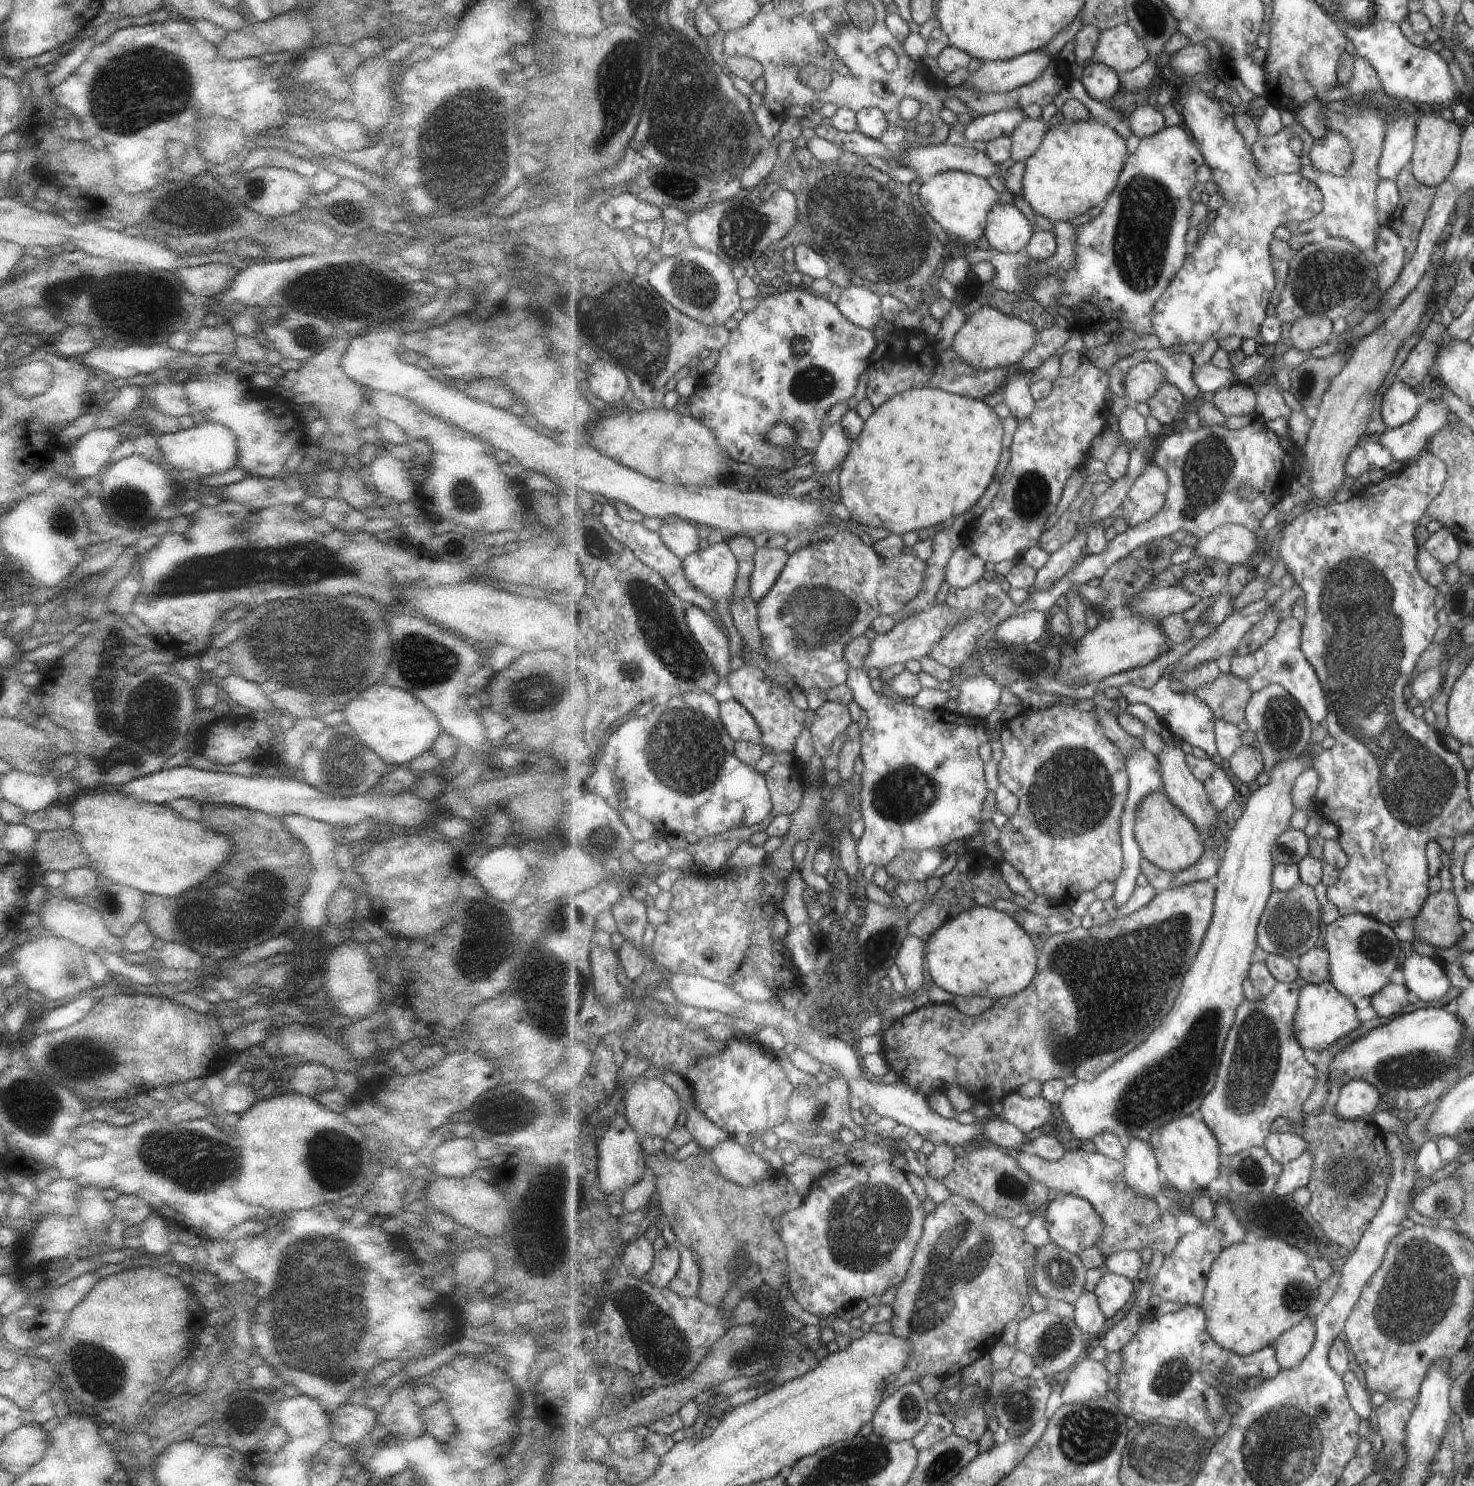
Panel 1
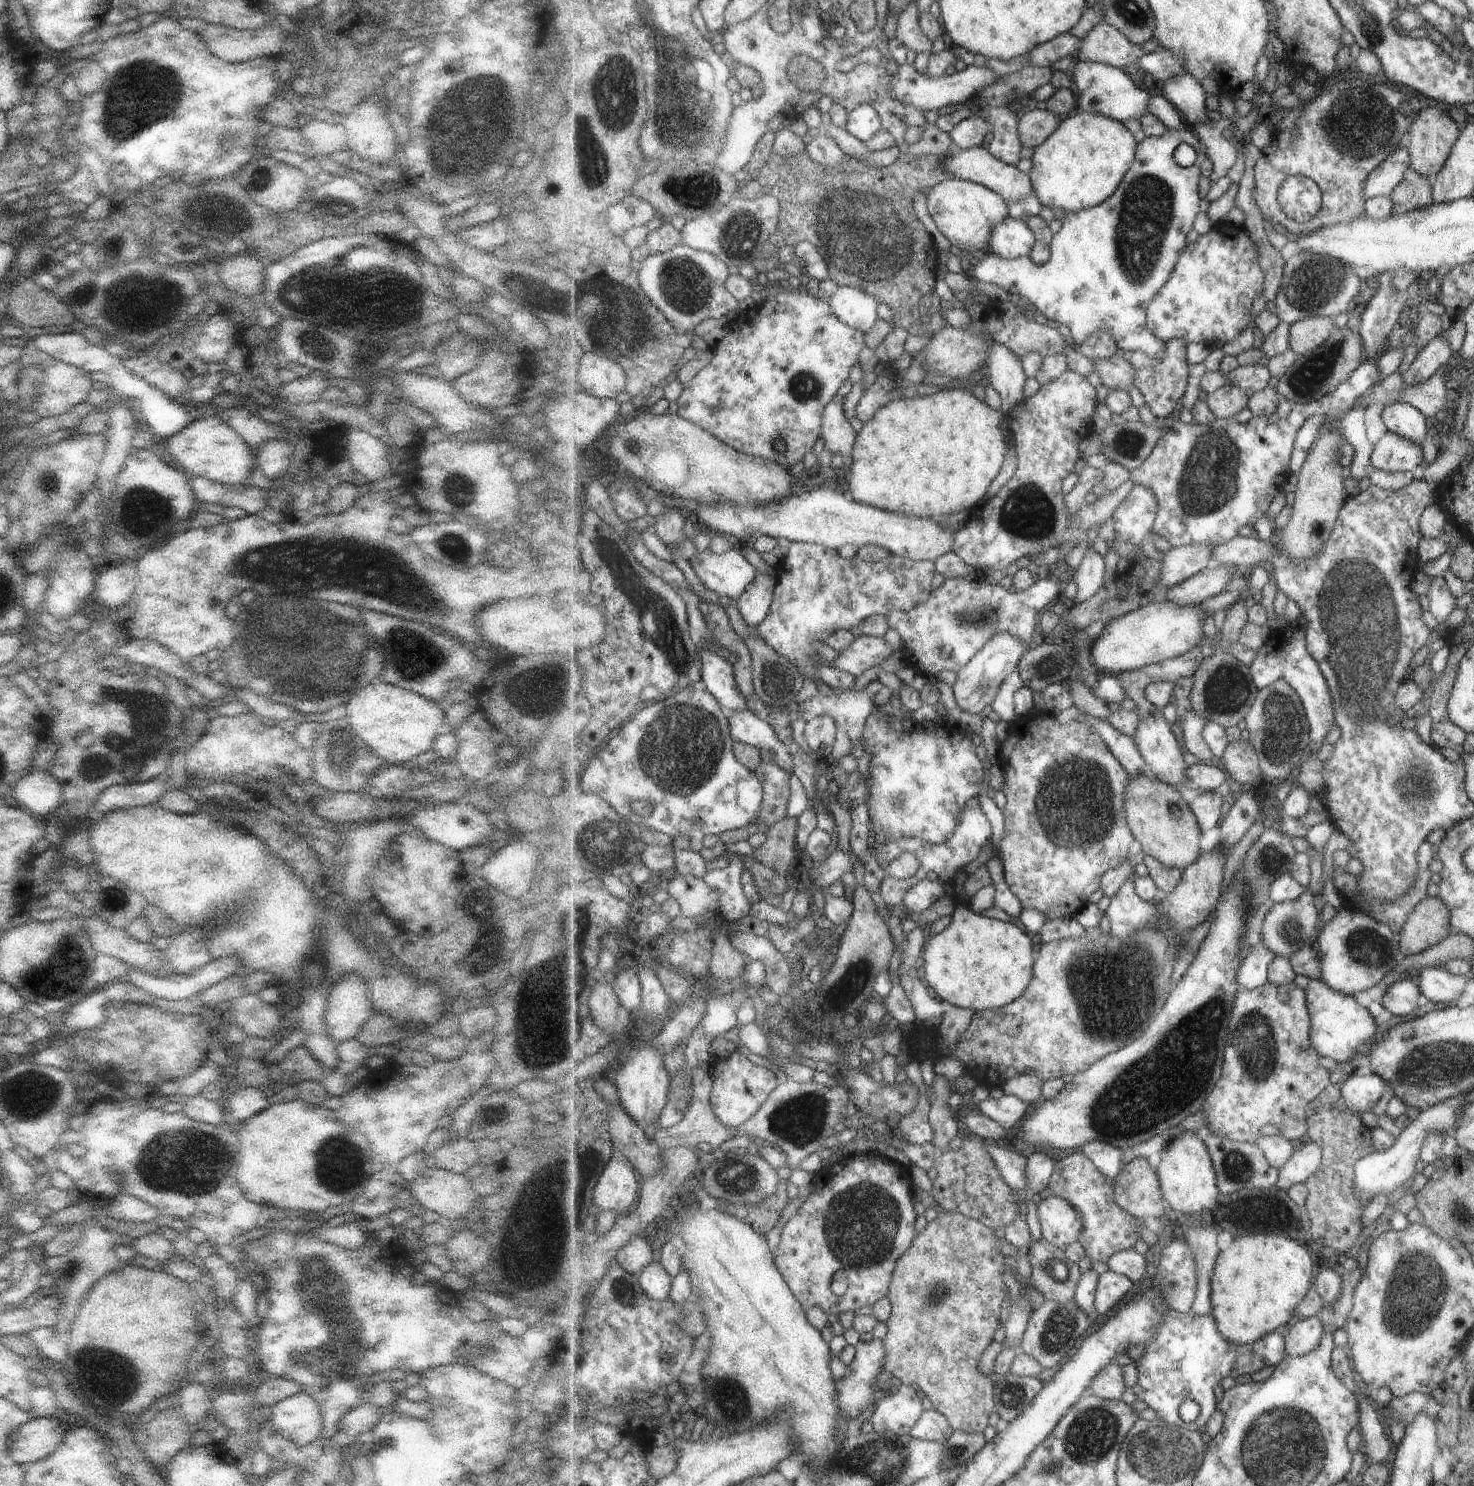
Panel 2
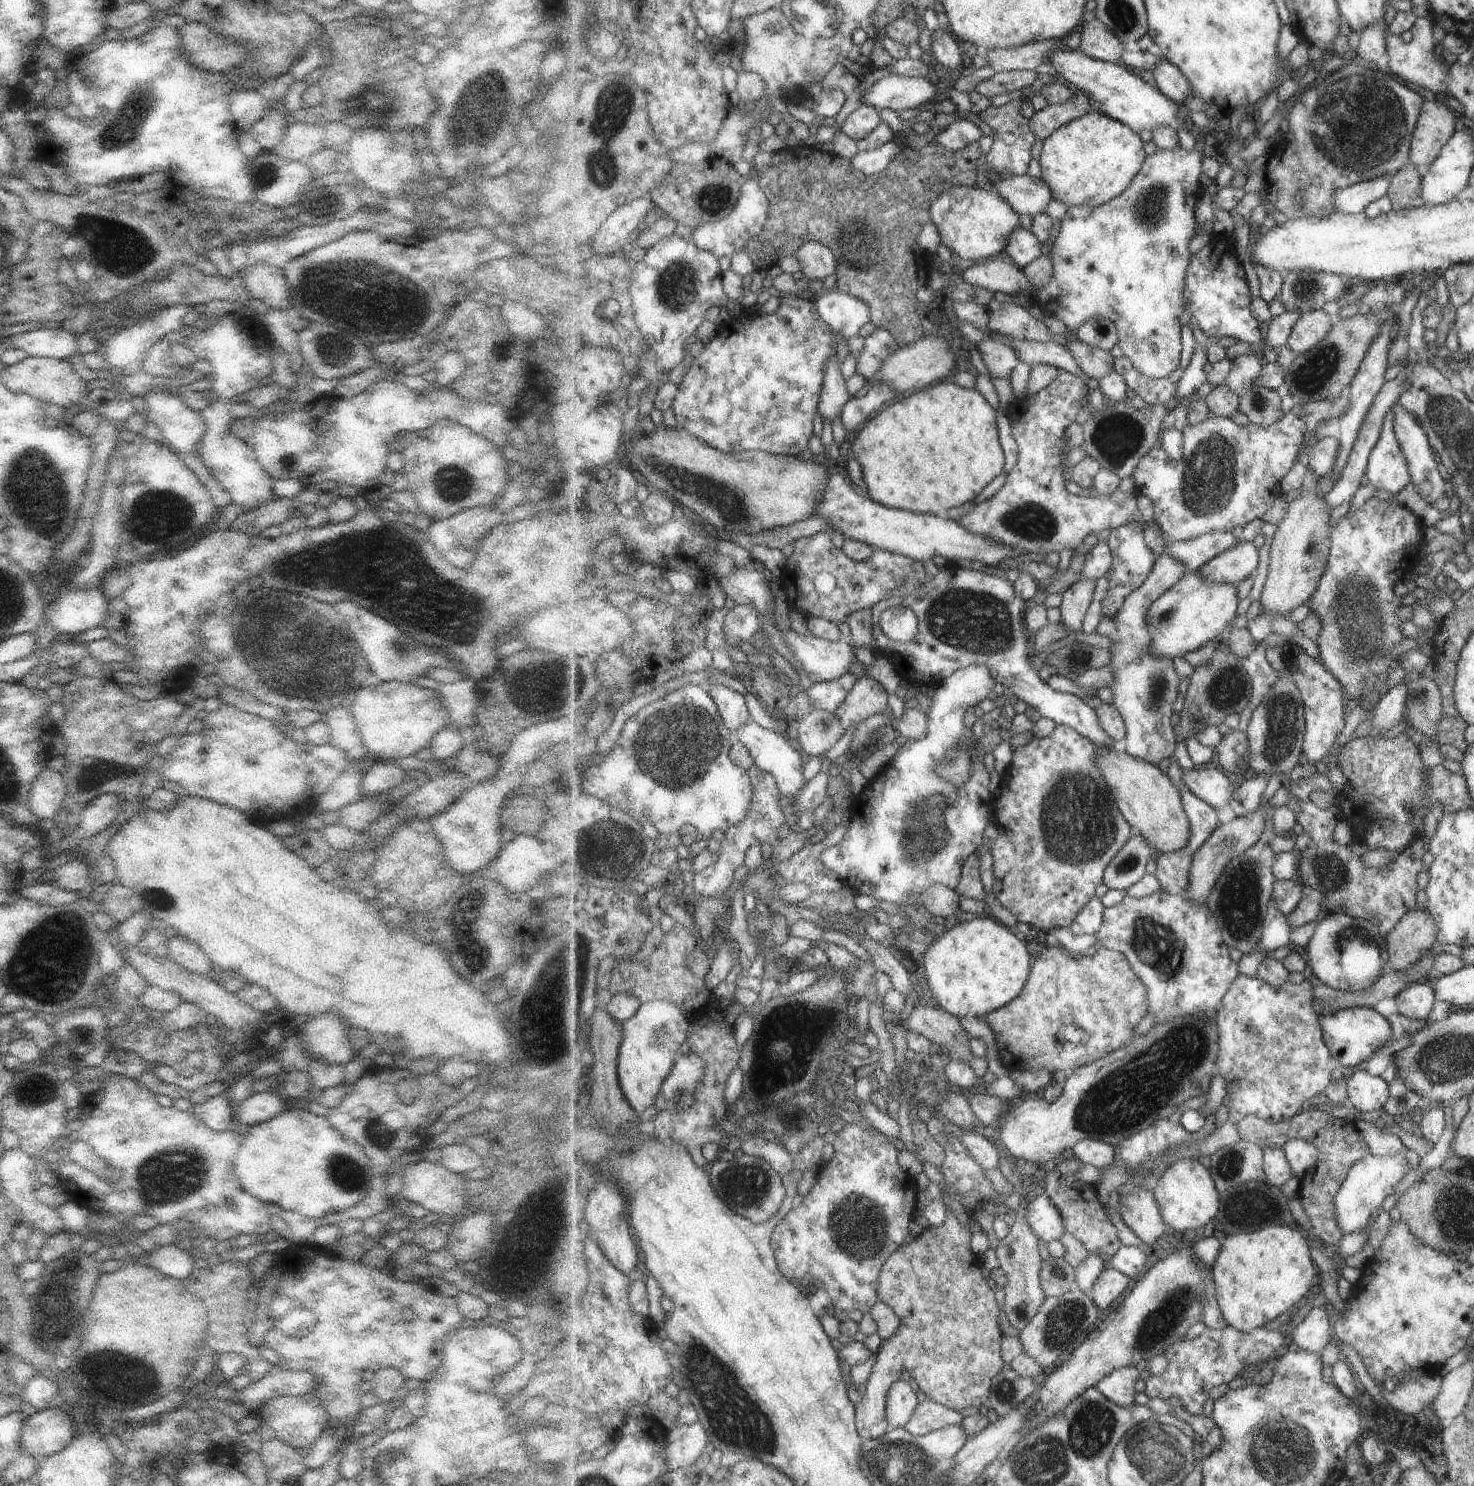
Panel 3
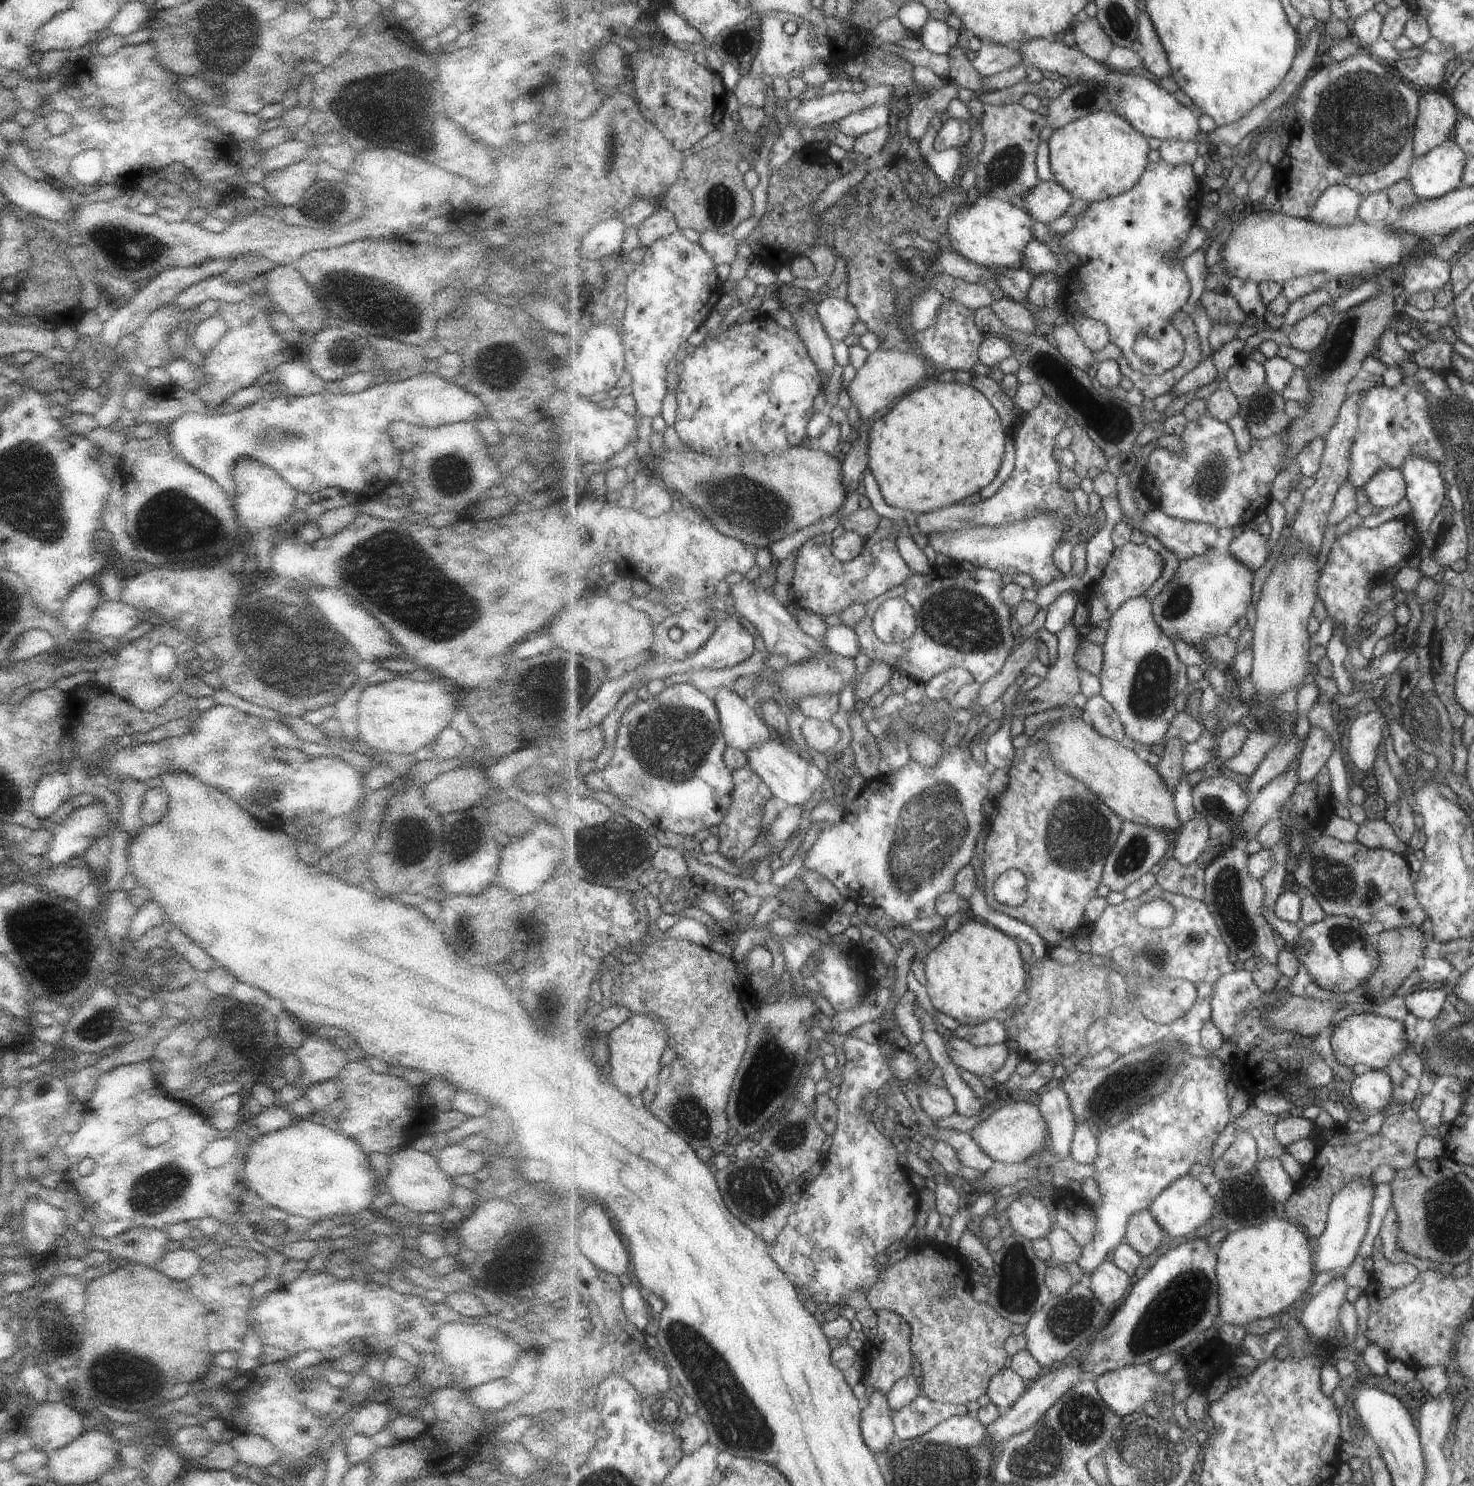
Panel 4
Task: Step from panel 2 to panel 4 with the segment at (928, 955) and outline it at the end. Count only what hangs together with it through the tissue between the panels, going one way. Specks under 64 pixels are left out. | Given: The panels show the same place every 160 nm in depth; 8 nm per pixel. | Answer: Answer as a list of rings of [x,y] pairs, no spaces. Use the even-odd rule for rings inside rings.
[[[973,919],[962,922],[956,931],[946,934],[927,954],[925,960],[926,987],[932,1006],[954,1018],[959,1024],[980,1025],[989,1019],[1001,1017],[1005,1008],[1018,1003],[1019,994],[1027,990],[1027,970],[1023,966],[1017,942],[1002,930],[989,928],[987,924],[981,924]]]

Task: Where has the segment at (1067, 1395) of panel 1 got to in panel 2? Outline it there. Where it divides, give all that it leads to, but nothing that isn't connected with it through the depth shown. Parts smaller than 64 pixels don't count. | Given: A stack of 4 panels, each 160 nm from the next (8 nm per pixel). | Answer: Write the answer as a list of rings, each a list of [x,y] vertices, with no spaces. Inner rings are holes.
[[[1114,1363],[1104,1366],[1095,1375],[1092,1383],[1086,1388],[1086,1392],[1099,1398],[1120,1399],[1121,1394],[1125,1392],[1122,1366]]]

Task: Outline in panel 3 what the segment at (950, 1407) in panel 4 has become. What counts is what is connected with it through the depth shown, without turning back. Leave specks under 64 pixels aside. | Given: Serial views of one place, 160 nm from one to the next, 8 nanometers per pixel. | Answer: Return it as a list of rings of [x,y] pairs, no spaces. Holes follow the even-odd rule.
[[[929,1400],[917,1407],[916,1414],[904,1427],[907,1432],[921,1436],[945,1427],[960,1425],[964,1418],[960,1412]]]

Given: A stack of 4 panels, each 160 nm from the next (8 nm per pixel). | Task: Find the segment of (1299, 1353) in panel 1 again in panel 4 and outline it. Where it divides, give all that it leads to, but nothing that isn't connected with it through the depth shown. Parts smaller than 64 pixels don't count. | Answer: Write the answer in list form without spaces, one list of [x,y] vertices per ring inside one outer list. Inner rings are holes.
[[[1344,1278],[1331,1281],[1311,1298],[1301,1316],[1297,1317],[1310,1334],[1322,1343],[1340,1328],[1339,1308],[1347,1302],[1347,1286]]]

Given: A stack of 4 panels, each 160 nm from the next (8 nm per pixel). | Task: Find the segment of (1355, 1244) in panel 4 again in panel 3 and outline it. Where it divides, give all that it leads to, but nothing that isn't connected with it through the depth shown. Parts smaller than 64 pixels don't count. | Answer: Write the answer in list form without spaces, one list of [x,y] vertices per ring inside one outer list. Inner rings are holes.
[[[1405,1147],[1401,1152],[1391,1156],[1369,1155],[1352,1166],[1348,1172],[1347,1180],[1341,1185],[1336,1194],[1334,1205],[1338,1223],[1343,1234],[1367,1231],[1374,1216],[1379,1212],[1381,1202],[1393,1194],[1396,1186],[1409,1174],[1409,1148]]]

